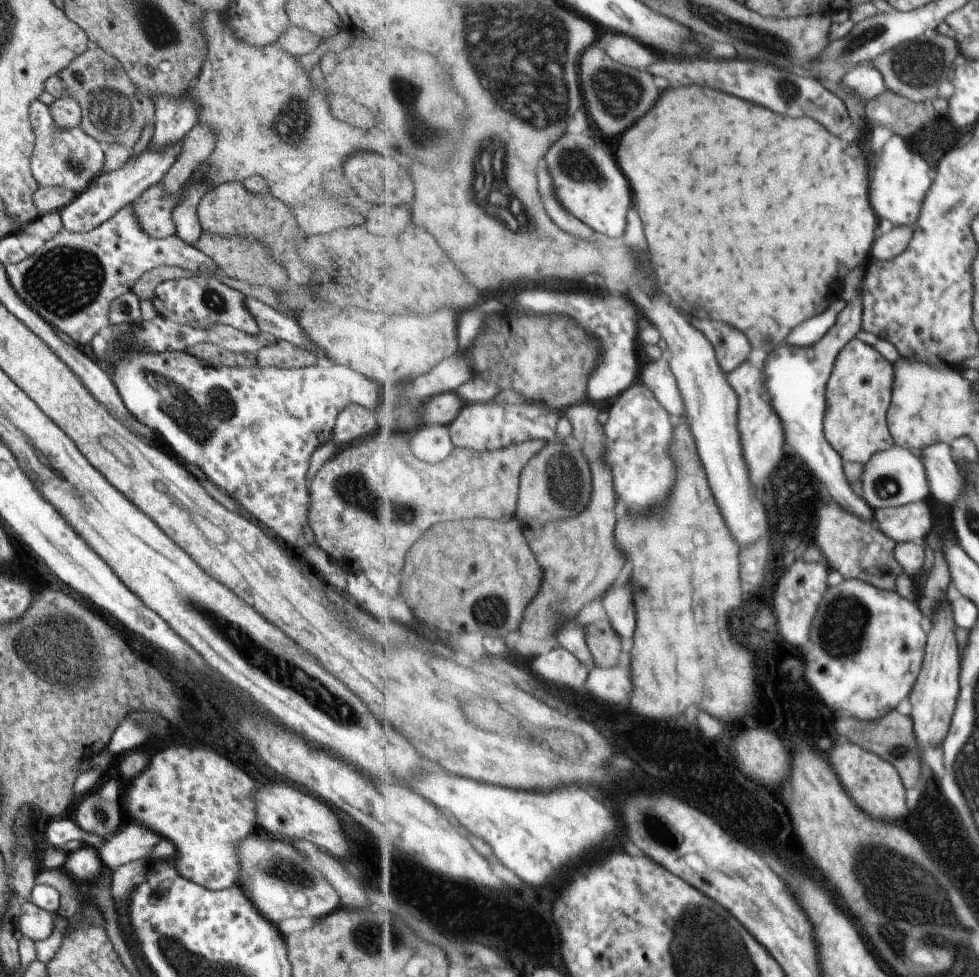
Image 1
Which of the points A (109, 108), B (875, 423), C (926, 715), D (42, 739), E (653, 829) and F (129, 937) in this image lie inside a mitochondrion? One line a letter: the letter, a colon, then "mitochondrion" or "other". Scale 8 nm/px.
A: mitochondrion
B: other
C: other
D: other
E: mitochondrion
F: other

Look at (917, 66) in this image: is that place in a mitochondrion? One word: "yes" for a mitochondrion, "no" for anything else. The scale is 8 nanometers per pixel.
yes

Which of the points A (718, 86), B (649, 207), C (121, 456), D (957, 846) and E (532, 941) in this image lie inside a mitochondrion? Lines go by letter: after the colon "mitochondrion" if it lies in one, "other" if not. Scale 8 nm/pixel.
A: other
B: other
C: other
D: mitochondrion
E: other

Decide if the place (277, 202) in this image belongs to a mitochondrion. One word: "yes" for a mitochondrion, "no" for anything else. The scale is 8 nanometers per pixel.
no

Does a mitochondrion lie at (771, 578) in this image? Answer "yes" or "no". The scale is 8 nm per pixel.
no

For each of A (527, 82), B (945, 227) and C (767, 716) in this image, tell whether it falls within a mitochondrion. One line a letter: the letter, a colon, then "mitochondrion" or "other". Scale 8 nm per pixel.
A: mitochondrion
B: other
C: other

